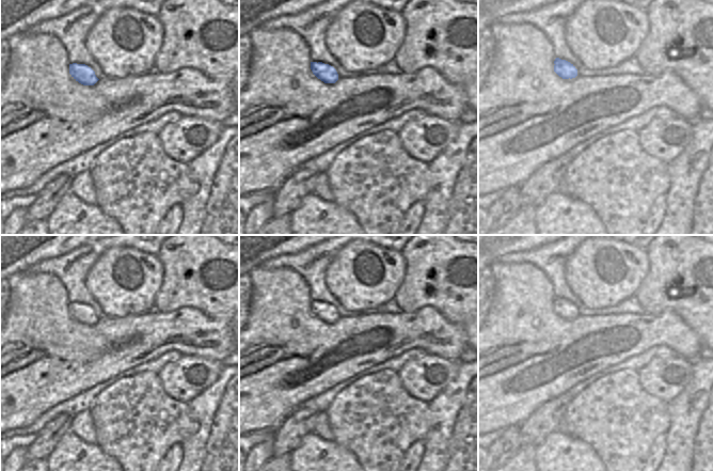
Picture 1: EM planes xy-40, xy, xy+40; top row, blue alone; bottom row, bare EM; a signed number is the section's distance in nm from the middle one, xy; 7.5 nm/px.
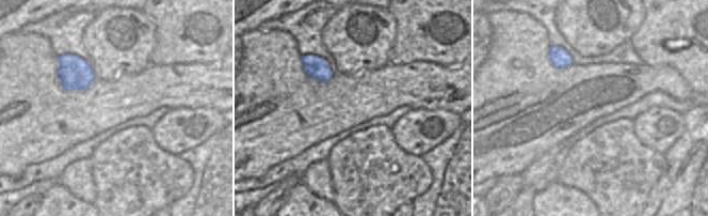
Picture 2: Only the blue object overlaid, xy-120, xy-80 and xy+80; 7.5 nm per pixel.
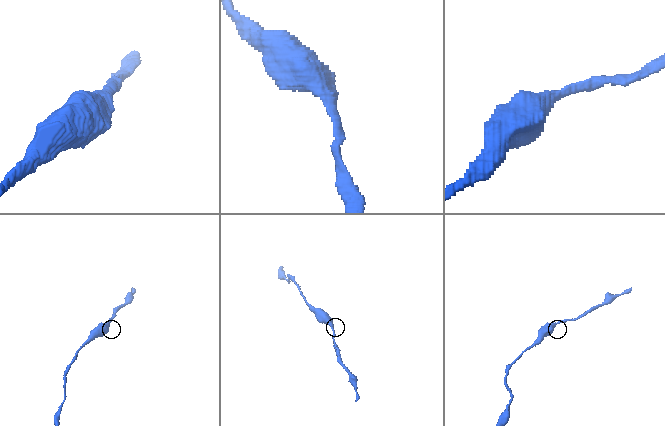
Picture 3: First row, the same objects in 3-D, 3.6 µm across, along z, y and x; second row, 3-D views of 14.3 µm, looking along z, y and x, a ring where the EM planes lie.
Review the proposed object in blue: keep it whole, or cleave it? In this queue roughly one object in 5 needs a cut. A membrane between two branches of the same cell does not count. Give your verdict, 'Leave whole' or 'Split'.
Leave whole

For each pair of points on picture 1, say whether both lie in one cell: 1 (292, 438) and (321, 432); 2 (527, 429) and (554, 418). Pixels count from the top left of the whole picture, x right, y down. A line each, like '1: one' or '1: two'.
1: two
2: one

